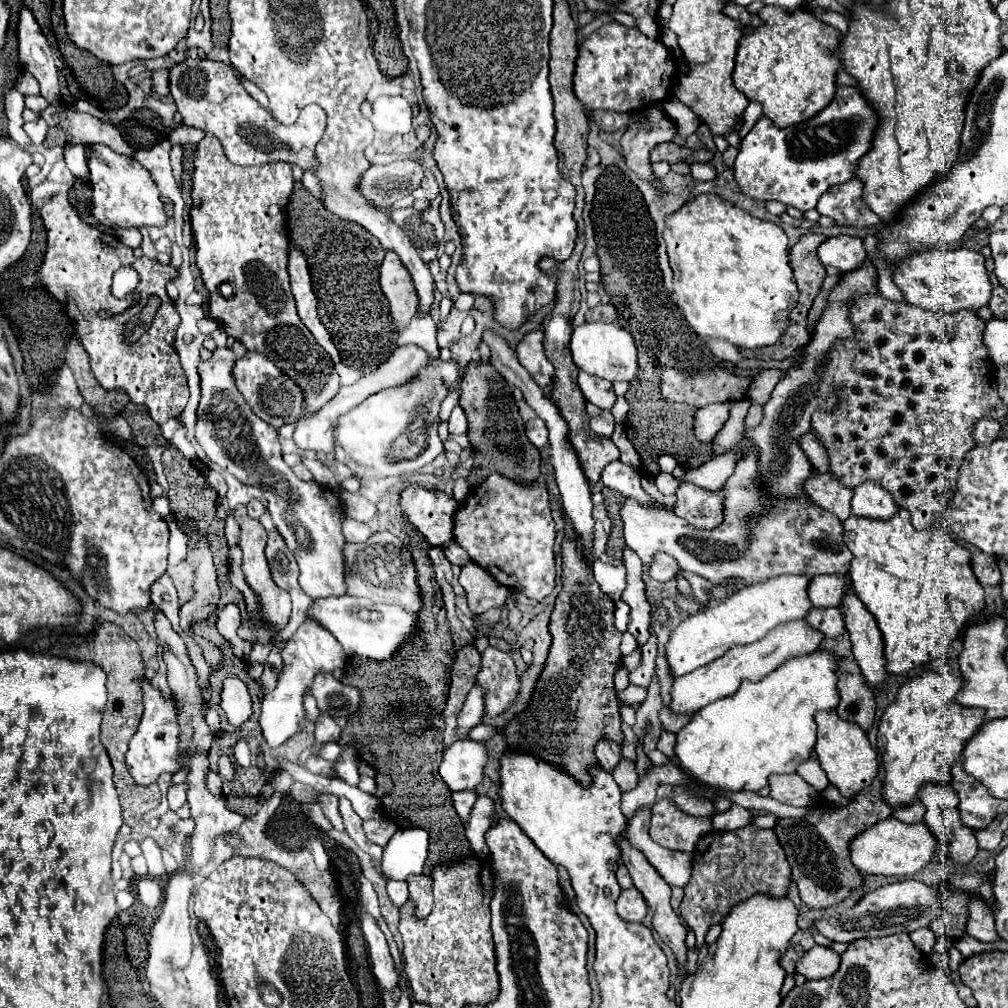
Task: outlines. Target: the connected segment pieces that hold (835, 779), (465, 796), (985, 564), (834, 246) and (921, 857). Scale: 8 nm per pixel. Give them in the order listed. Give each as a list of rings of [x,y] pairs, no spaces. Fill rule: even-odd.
[[[817,712],[815,722],[817,722],[815,754],[821,762],[821,768],[827,772],[829,784],[833,784],[841,792],[841,796],[851,800],[867,786],[871,786],[871,782],[875,780],[879,772],[877,752],[871,748],[865,732],[857,724],[841,720],[837,712]]]
[[[465,790],[465,792],[454,792],[452,793],[453,806],[459,814],[459,818],[463,822],[469,820],[471,816],[471,810],[473,810],[473,804],[477,800],[477,792],[475,790]]]
[[[985,552],[973,554],[971,566],[973,566],[973,572],[975,572],[977,580],[981,582],[981,586],[997,586],[1001,582],[1001,574],[999,574],[995,556],[989,556]]]
[[[833,236],[827,238],[817,250],[825,266],[835,266],[841,272],[855,270],[865,258],[865,246],[859,236]]]
[[[893,816],[877,822],[851,842],[851,862],[861,874],[911,876],[923,866],[931,864],[933,856],[937,856],[937,836],[929,832],[929,826],[925,822],[905,824]]]

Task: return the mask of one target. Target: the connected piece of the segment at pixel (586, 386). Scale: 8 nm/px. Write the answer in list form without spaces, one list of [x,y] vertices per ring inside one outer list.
[[[579,372],[579,386],[587,402],[599,406],[601,410],[611,410],[617,396],[613,392],[613,384],[609,380],[589,376],[587,372]]]

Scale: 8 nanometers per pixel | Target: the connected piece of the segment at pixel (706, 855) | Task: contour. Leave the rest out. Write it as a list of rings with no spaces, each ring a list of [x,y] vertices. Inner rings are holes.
[[[749,824],[739,830],[721,832],[711,830],[705,834],[693,854],[693,874],[685,886],[685,896],[681,902],[681,916],[695,930],[697,942],[705,944],[705,932],[709,926],[719,924],[731,906],[747,900],[757,892],[767,892],[771,896],[785,896],[789,886],[791,868],[785,852],[773,830]]]

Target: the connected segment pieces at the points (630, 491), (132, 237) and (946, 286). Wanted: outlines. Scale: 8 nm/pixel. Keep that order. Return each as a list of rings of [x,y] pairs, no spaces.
[[[611,462],[603,470],[601,482],[603,482],[603,486],[607,486],[611,490],[617,490],[619,494],[623,494],[627,498],[637,500],[639,504],[643,504],[647,508],[663,508],[655,498],[651,502],[651,496],[641,486],[641,474],[633,466],[629,466],[629,464]]]
[[[113,228],[113,232],[115,232],[115,236],[117,236],[123,244],[127,244],[129,248],[141,246],[141,234],[139,234],[135,228]]]
[[[969,248],[919,252],[907,258],[905,264],[901,264],[895,270],[893,282],[901,288],[909,304],[931,312],[945,312],[945,314],[959,312],[961,308],[979,310],[989,304],[989,296],[993,292],[983,254],[973,252]]]

